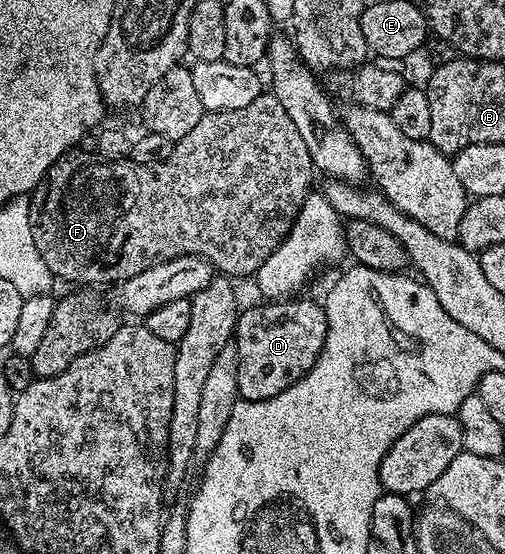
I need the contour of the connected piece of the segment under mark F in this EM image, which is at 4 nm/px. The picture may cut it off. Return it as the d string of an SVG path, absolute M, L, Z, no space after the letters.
M261 95L254 99L254 103L246 103L246 107L234 107L217 113L205 112L190 135L184 137L184 145L173 144L170 155L161 162L152 162L149 165L140 165L129 159L118 161L107 160L95 152L76 153L69 151L61 155L52 164L43 181L36 186L30 197L32 207L32 230L34 231L34 243L38 247L38 253L46 263L46 267L57 277L65 277L68 281L77 281L80 285L112 285L131 279L147 268L156 264L162 264L172 258L182 256L199 255L212 263L221 274L229 278L244 277L255 274L266 259L270 259L272 252L288 238L293 223L296 222L298 211L302 203L307 199L312 185L312 173L314 166L312 156L302 139L298 135L298 127L294 127L294 119L286 115L286 107L278 103L275 95Z

